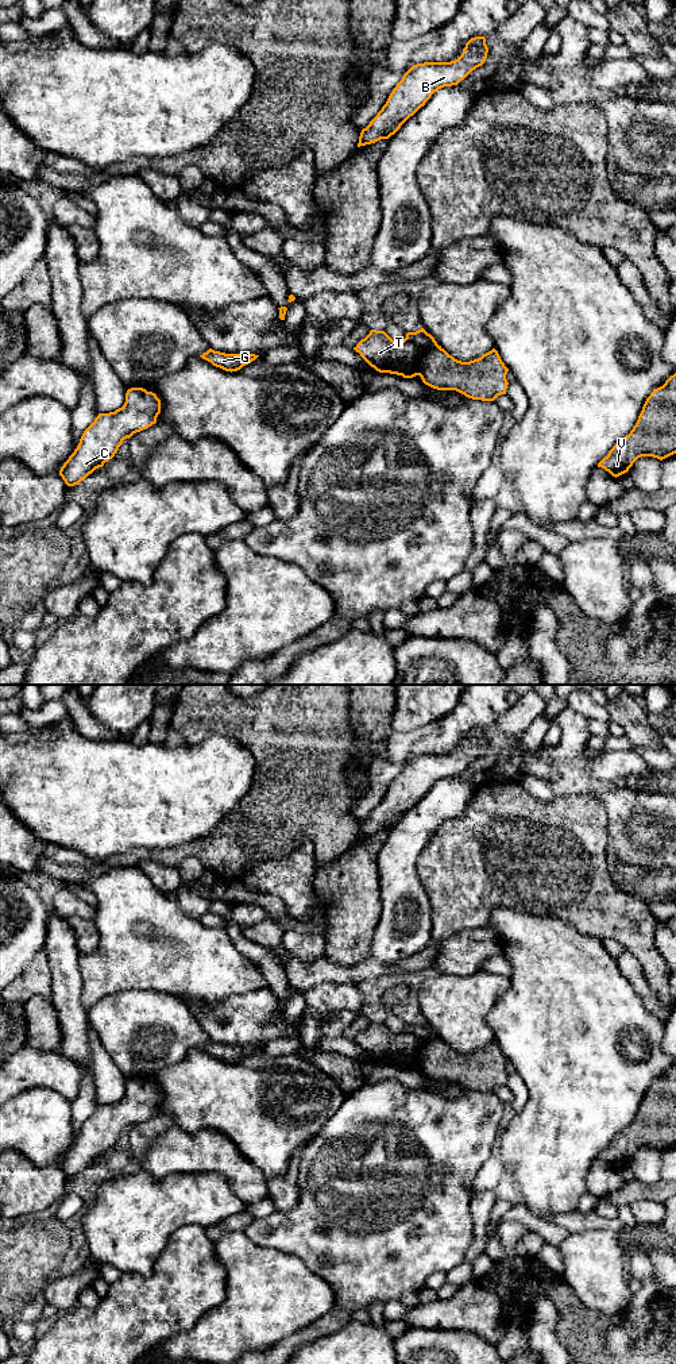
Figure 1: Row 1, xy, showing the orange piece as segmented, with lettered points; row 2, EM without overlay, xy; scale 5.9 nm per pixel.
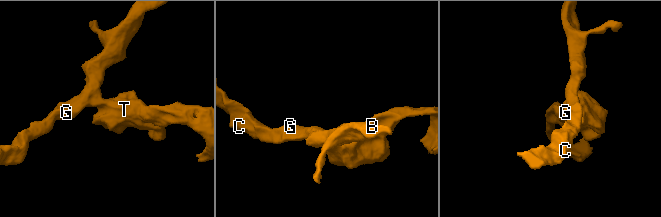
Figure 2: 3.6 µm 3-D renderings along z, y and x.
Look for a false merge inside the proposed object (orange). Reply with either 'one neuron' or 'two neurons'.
two neurons

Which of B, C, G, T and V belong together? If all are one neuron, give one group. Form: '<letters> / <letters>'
B C G T / V

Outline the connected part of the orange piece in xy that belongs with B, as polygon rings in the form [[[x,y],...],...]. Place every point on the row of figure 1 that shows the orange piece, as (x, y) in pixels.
[[[475,36],[466,43],[461,55],[455,61],[413,65],[393,89],[378,115],[362,130],[358,147],[389,139],[425,105],[434,92],[457,85],[472,70],[482,66],[487,53],[486,38]]]

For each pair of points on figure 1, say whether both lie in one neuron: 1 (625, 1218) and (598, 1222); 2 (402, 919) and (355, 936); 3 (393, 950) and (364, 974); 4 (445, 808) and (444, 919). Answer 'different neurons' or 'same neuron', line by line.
1: different neurons
2: different neurons
3: different neurons
4: different neurons

